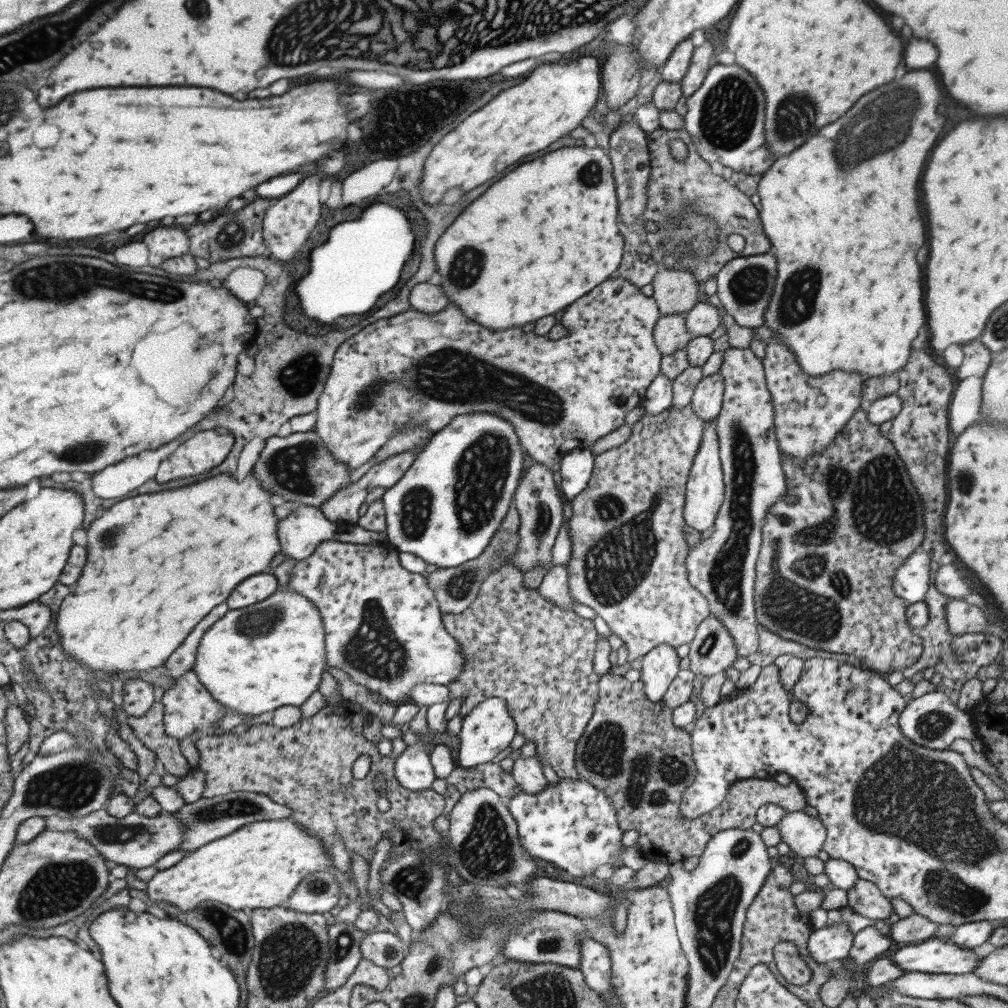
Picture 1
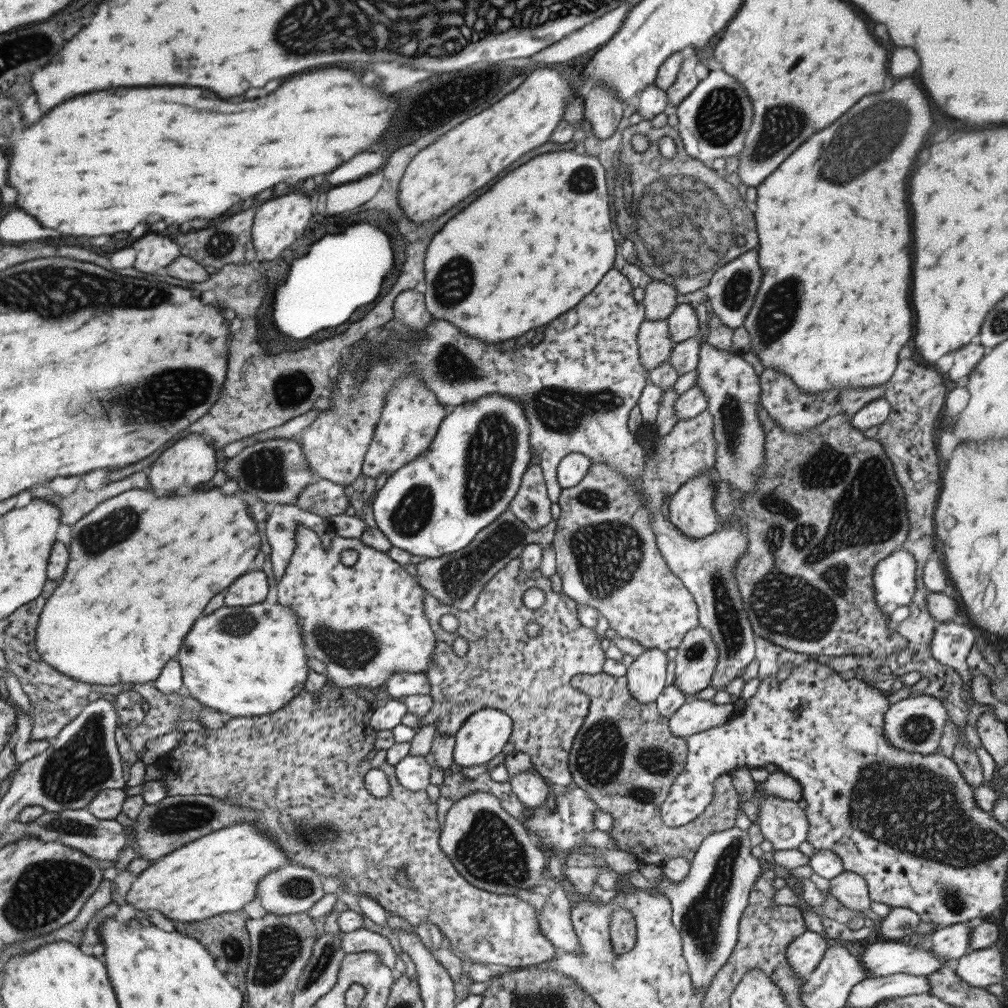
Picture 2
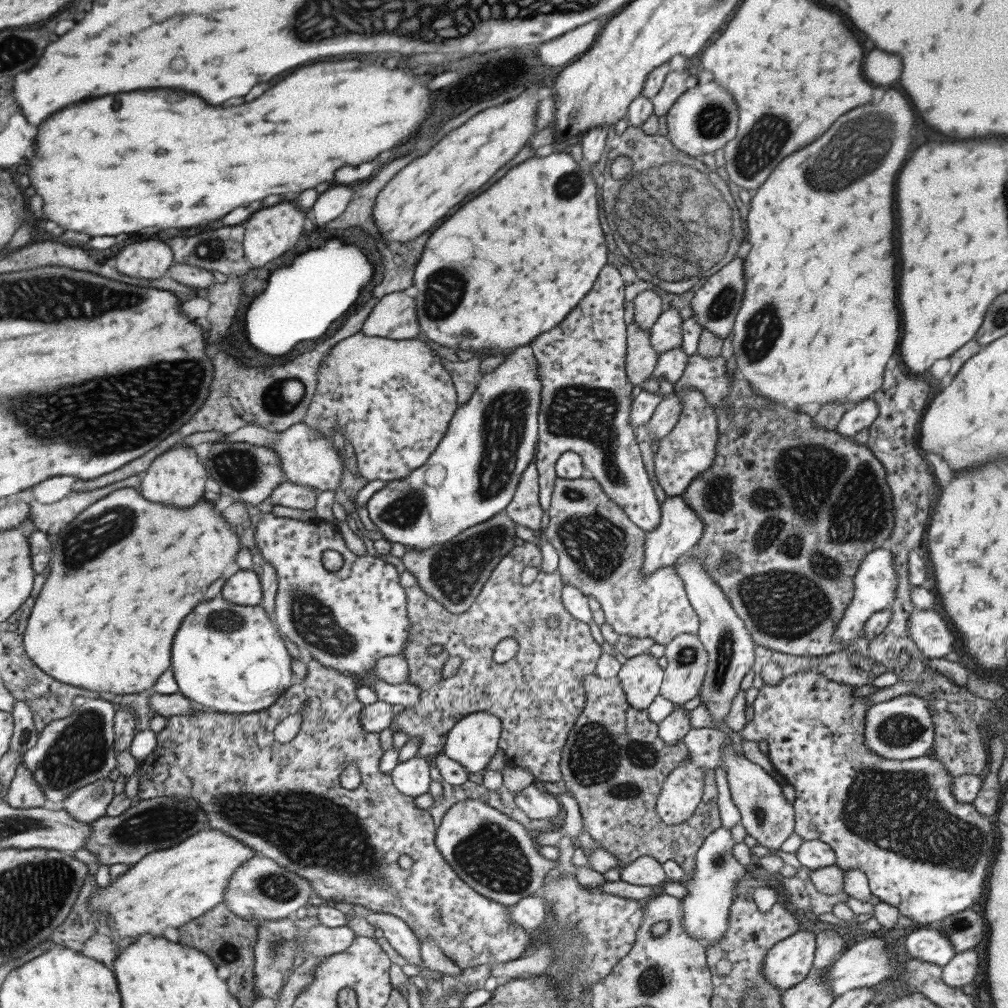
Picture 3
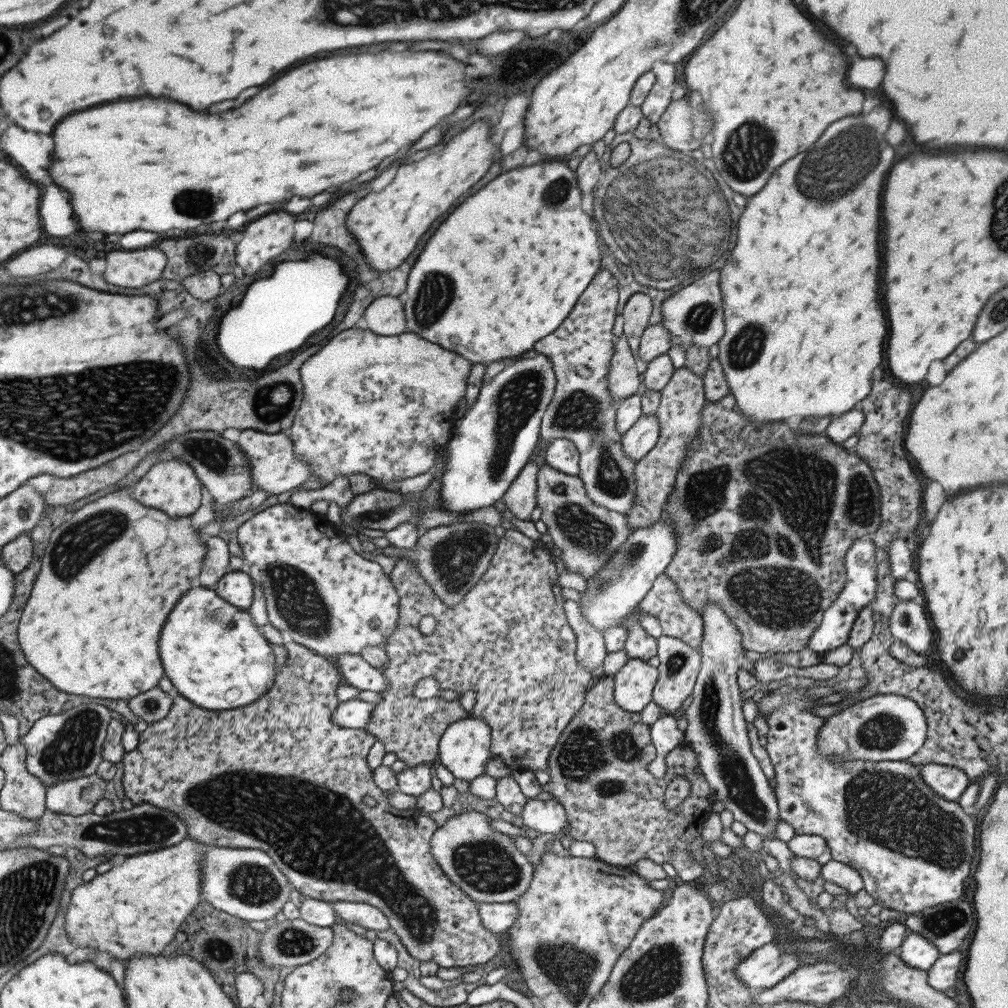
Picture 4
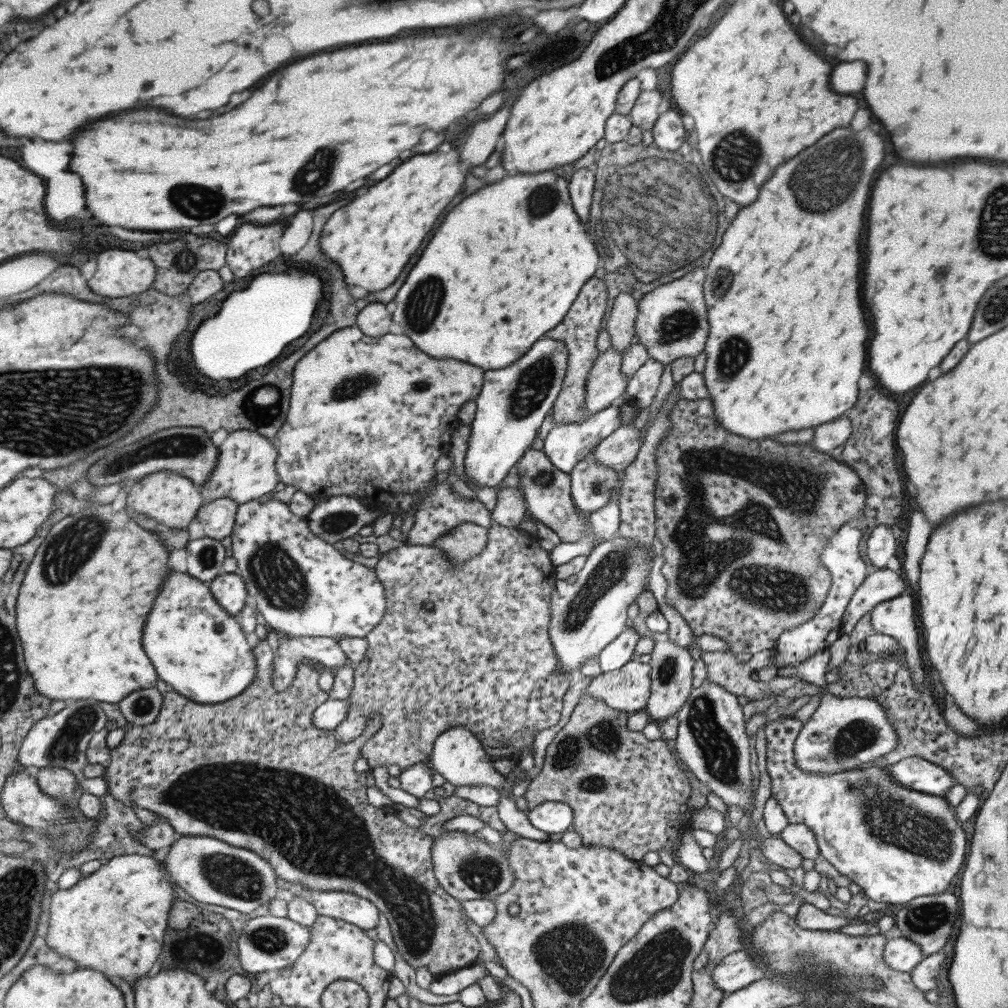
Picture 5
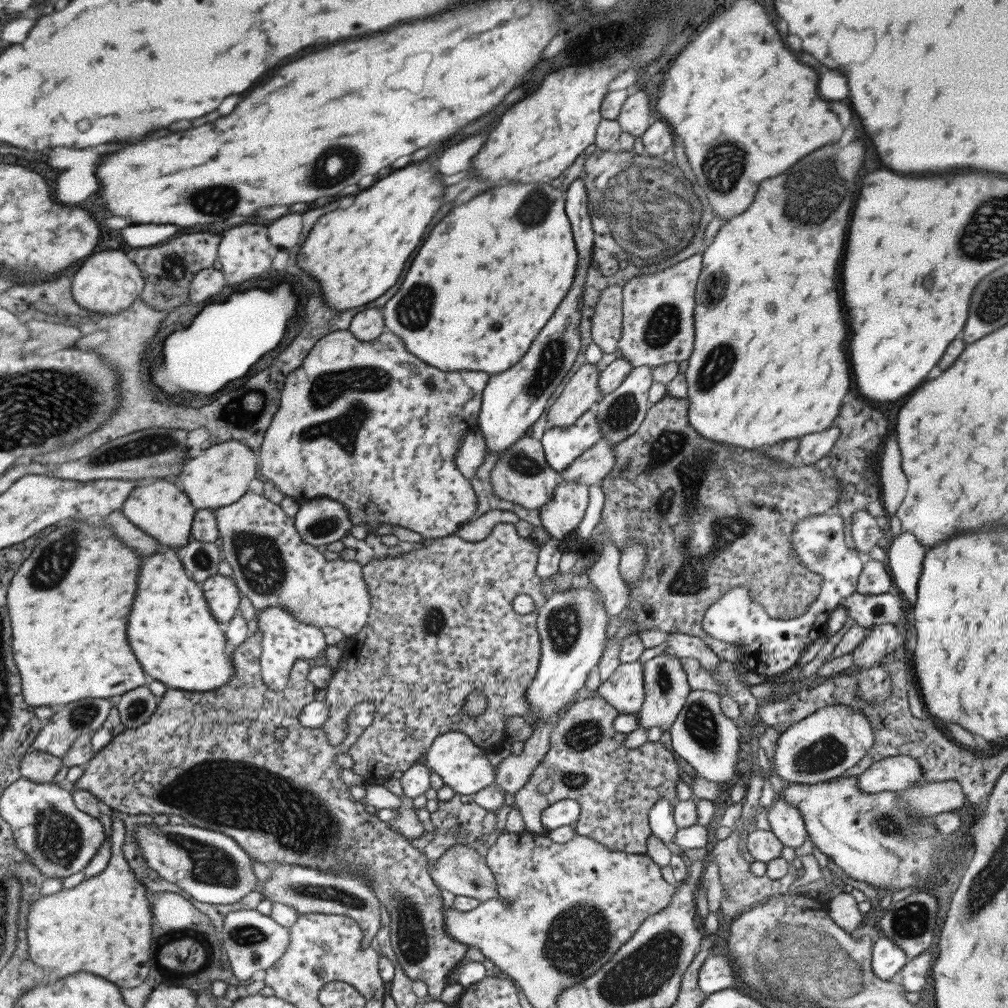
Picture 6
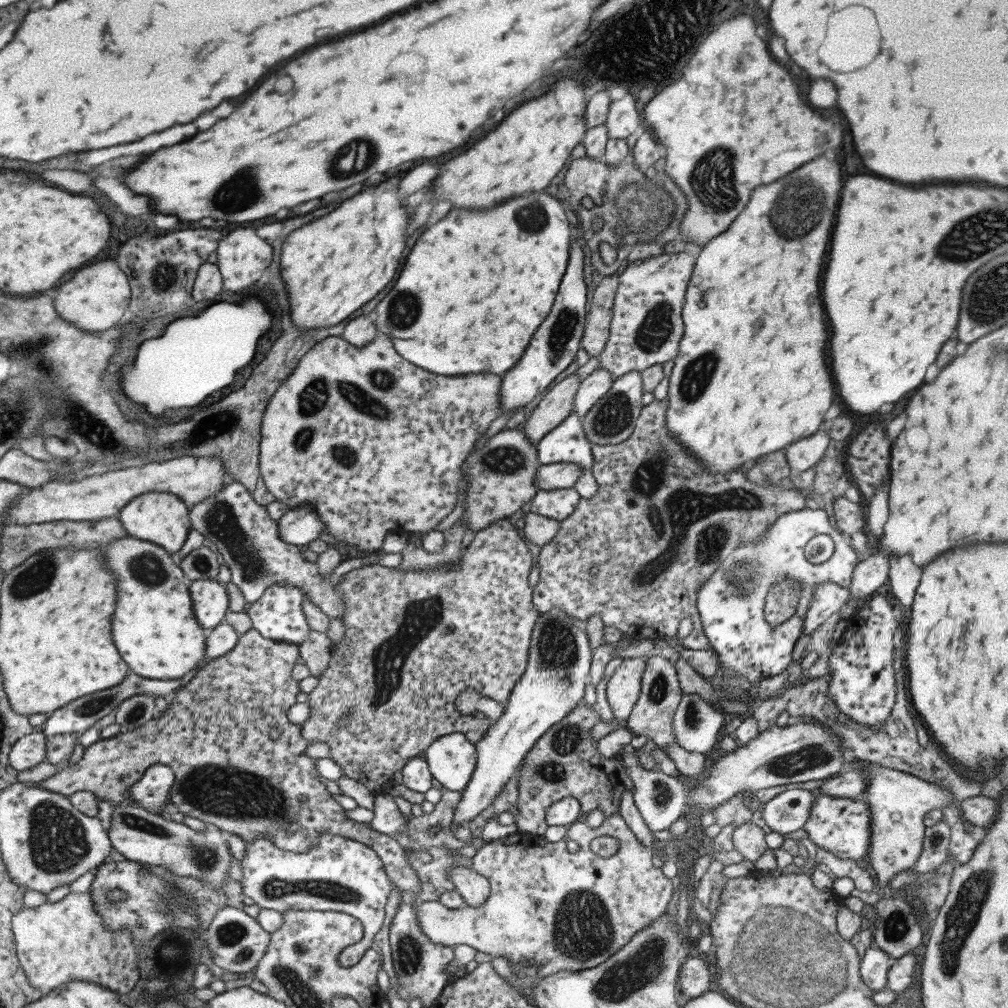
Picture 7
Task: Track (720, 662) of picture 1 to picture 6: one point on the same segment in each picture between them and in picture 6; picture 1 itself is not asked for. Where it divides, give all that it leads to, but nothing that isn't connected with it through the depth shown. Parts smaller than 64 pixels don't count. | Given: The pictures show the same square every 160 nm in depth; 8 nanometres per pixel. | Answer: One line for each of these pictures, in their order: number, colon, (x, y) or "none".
2: (695, 659)
3: (686, 658)
4: (679, 664)
5: (670, 666)
6: (665, 689)

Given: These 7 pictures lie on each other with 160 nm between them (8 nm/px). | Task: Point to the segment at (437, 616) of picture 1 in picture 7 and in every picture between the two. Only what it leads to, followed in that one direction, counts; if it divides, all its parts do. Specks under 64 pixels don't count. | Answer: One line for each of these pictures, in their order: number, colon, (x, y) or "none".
2: (364, 622)
3: (346, 619)
4: (325, 597)
5: (302, 586)
6: (271, 566)
7: (246, 538)

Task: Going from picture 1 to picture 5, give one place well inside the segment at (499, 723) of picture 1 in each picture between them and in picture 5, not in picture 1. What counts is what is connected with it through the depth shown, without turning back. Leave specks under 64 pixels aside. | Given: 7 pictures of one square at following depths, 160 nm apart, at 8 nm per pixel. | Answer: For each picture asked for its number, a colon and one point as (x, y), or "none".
2: (483, 734)
3: (472, 740)
4: (463, 748)
5: (456, 755)

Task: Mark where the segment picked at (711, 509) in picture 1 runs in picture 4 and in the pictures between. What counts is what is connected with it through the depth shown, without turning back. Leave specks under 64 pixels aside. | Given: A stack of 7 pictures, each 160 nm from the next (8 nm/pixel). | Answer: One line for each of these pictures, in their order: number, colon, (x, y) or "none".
2: (690, 509)
3: (679, 529)
4: (609, 597)

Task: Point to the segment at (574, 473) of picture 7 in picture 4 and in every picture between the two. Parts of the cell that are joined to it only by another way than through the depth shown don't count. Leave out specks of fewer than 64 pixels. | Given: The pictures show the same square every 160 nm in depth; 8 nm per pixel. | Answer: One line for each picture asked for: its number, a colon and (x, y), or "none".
4: (639, 438)
5: (615, 451)
6: (593, 464)

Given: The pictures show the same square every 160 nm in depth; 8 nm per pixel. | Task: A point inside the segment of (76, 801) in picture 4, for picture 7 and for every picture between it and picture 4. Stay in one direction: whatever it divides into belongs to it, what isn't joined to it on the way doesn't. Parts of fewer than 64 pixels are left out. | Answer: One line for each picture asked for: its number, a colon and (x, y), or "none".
5: (60, 784)
6: (38, 767)
7: (27, 751)

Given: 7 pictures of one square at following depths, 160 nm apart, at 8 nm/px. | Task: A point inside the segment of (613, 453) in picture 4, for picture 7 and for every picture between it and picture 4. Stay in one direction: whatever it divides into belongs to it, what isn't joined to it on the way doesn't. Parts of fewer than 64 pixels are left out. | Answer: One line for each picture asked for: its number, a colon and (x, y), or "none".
5: (591, 485)
6: (562, 512)
7: (558, 504)

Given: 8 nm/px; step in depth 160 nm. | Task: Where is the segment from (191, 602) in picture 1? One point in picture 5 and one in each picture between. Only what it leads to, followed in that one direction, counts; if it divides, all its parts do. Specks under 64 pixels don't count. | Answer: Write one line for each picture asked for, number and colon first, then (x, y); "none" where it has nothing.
2: (119, 614)
3: (92, 625)
4: (108, 610)
5: (84, 642)

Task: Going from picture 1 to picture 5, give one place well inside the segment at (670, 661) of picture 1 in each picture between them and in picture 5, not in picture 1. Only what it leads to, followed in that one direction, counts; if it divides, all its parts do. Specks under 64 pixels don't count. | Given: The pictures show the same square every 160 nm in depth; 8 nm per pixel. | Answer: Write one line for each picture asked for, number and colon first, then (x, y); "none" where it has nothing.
2: (645, 677)
3: (640, 677)
4: (633, 683)
5: (627, 689)

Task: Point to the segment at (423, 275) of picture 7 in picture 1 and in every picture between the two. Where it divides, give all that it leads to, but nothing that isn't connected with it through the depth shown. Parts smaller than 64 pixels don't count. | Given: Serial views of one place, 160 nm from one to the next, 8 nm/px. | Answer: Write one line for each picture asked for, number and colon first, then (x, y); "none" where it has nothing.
1: (545, 234)
2: (526, 261)
3: (525, 251)
4: (506, 266)
5: (493, 279)
6: (517, 238)

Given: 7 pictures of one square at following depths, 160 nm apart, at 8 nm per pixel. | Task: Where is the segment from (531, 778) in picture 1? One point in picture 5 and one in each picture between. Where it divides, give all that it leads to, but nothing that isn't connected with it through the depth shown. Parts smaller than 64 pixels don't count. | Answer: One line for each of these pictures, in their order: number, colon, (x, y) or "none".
2: (529, 788)
3: (536, 804)
4: (544, 816)
5: (551, 817)

